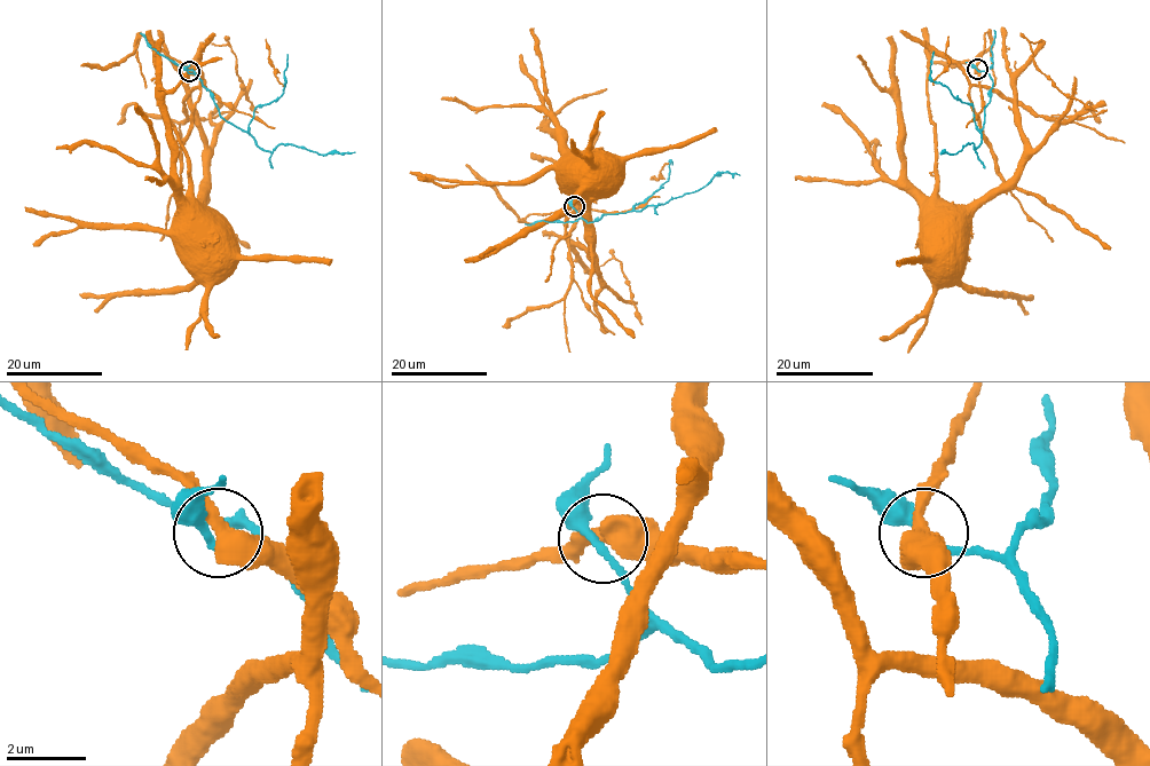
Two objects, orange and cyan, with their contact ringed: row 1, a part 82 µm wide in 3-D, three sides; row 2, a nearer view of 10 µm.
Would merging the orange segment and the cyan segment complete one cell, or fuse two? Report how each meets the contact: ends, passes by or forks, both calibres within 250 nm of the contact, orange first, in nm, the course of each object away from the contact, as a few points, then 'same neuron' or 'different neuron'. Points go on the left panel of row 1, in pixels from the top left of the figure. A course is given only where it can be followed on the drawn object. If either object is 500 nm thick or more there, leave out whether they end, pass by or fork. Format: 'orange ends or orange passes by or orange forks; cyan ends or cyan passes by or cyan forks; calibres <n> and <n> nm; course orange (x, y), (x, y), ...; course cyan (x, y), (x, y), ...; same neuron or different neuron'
calibres 500 and 240 nm; course orange (189, 71), (204, 86), (184, 101), (205, 145), (202, 200), (198, 204), (190, 199); course cyan (188, 71), (207, 89), (219, 113), (246, 132), (265, 150), (272, 151), (283, 143), (320, 154), (354, 151); different neuron

